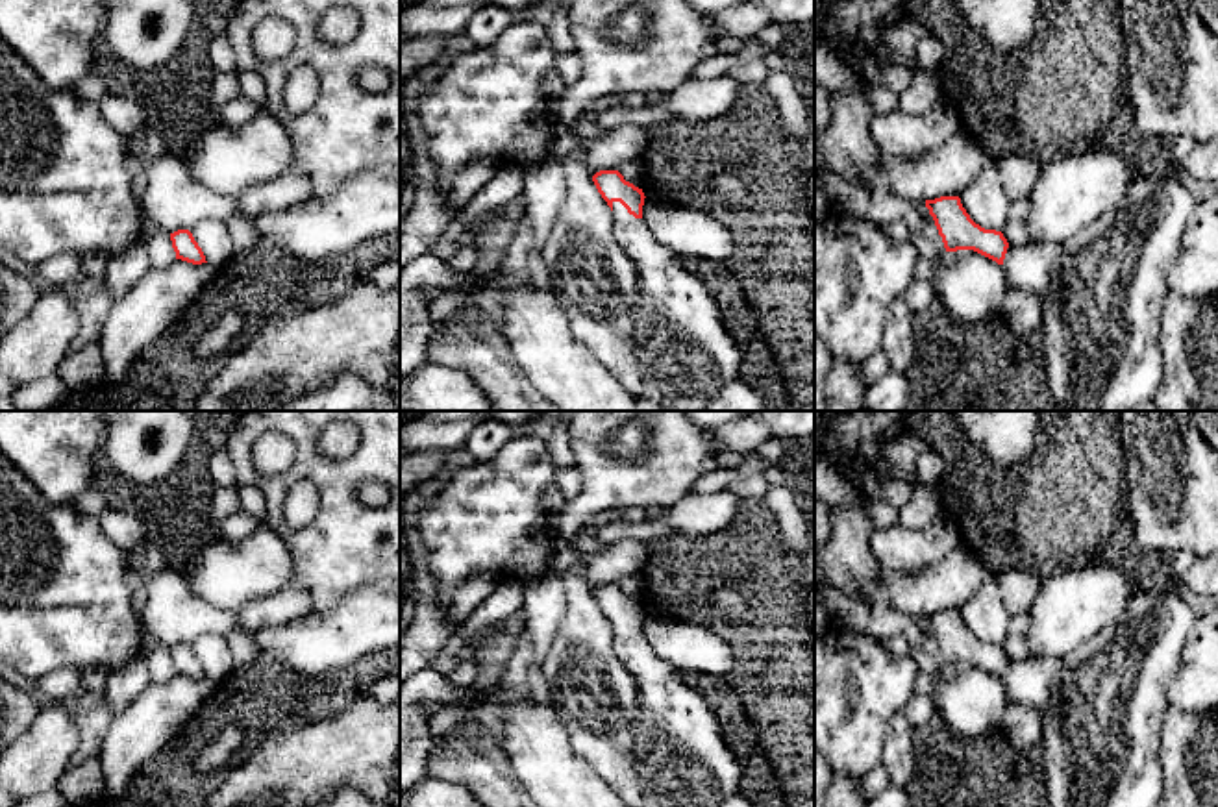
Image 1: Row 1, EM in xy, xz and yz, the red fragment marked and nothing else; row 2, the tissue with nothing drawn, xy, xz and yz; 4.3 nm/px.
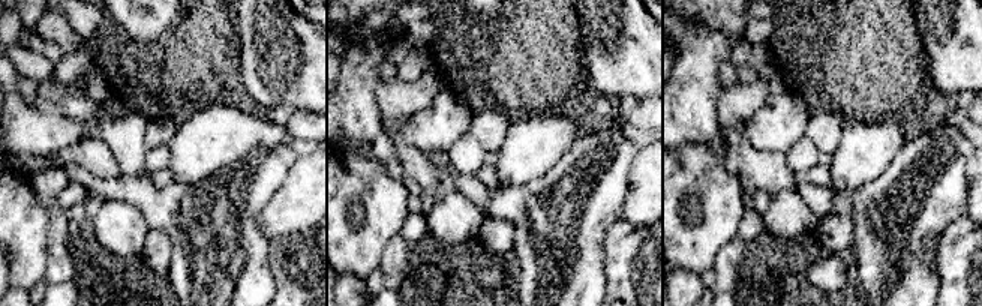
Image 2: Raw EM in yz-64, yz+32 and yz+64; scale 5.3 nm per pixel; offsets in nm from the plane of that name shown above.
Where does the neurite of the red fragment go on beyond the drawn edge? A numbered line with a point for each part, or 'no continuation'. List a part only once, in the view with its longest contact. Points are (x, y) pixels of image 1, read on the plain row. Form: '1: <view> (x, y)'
1: xz (680, 757)

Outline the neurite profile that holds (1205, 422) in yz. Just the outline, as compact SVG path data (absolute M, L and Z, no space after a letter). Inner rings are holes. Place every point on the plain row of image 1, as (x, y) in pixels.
M1188 411L1201 437L1218 452L1218 411Z

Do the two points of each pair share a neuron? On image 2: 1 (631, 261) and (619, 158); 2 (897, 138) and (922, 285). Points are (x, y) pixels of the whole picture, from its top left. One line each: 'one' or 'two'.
1: two
2: two

